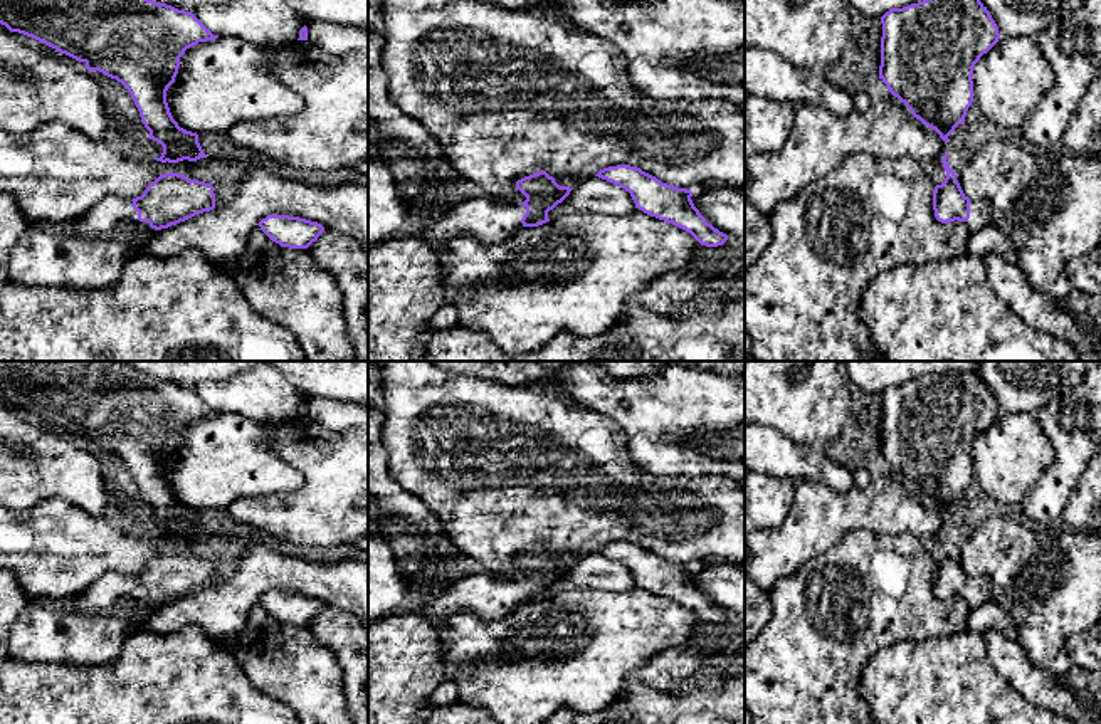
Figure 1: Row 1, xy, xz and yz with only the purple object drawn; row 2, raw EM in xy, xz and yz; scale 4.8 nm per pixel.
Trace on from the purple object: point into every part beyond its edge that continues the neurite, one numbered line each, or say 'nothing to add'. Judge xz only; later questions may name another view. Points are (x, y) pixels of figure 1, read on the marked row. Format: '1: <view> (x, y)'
1: xz (488, 220)

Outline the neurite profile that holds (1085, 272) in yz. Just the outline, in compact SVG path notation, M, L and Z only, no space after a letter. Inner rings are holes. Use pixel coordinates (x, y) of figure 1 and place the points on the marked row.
M1101 240L1086 255L1071 259L1066 274L1072 287L1077 291L1101 296Z

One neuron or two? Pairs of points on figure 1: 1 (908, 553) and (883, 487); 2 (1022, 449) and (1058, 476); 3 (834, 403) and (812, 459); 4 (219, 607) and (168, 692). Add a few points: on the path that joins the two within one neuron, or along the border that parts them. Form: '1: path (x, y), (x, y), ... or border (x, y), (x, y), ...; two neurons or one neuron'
1: border (863, 528), (881, 535), (913, 535), (920, 541); two neurons
2: border (1043, 429), (1053, 452), (1053, 461), (1022, 499); two neurons
3: border (780, 432), (797, 442), (821, 447); two neurons
4: border (163, 632), (197, 625), (217, 644); two neurons

